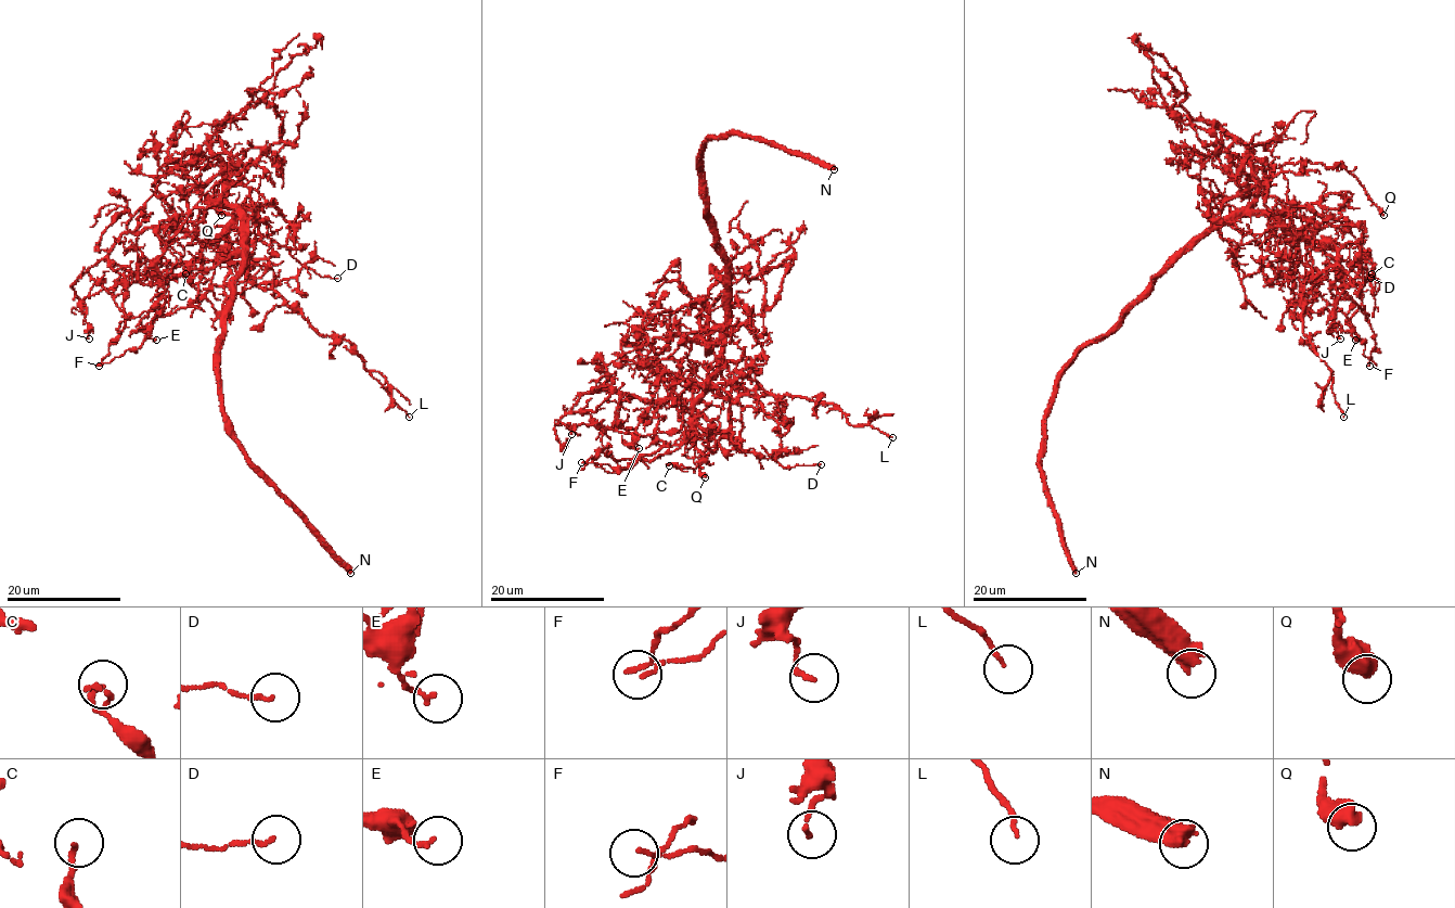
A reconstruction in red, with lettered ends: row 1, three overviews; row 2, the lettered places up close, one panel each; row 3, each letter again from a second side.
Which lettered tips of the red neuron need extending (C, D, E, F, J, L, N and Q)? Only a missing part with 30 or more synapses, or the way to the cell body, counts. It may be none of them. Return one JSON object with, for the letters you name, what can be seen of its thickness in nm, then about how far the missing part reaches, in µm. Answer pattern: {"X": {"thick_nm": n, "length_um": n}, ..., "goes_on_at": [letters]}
{"N": {"thick_nm": 480, "length_um": 250}, "goes_on_at": ["N"]}

